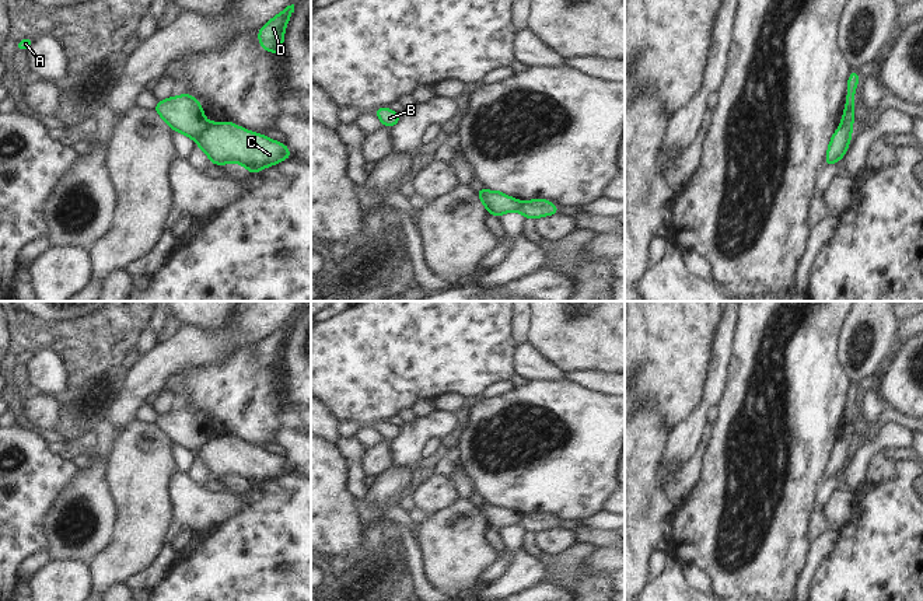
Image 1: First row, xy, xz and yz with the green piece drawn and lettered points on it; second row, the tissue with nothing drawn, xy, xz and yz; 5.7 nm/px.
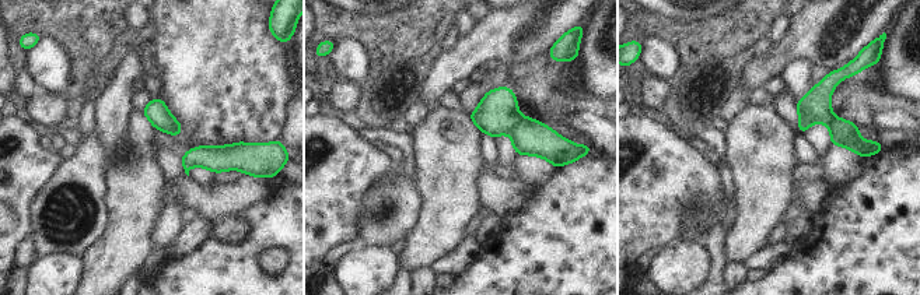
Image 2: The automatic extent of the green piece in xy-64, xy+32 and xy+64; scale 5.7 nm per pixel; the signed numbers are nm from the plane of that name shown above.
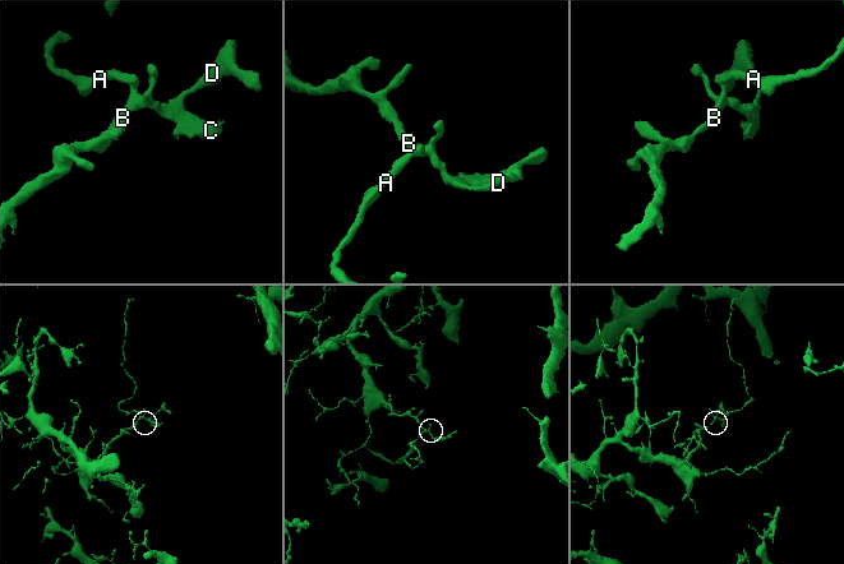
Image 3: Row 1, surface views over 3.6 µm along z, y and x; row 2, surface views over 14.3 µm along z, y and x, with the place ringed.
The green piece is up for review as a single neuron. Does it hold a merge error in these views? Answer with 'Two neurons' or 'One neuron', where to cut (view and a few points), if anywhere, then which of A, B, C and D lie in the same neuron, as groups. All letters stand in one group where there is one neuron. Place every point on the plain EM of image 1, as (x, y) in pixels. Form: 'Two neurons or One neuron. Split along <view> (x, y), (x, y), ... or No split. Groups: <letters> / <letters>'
Two neurons. Split along xy (209, 437), (195, 453). Groups: A B D / C.

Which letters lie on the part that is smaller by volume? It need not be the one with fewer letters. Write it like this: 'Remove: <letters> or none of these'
Remove: C

